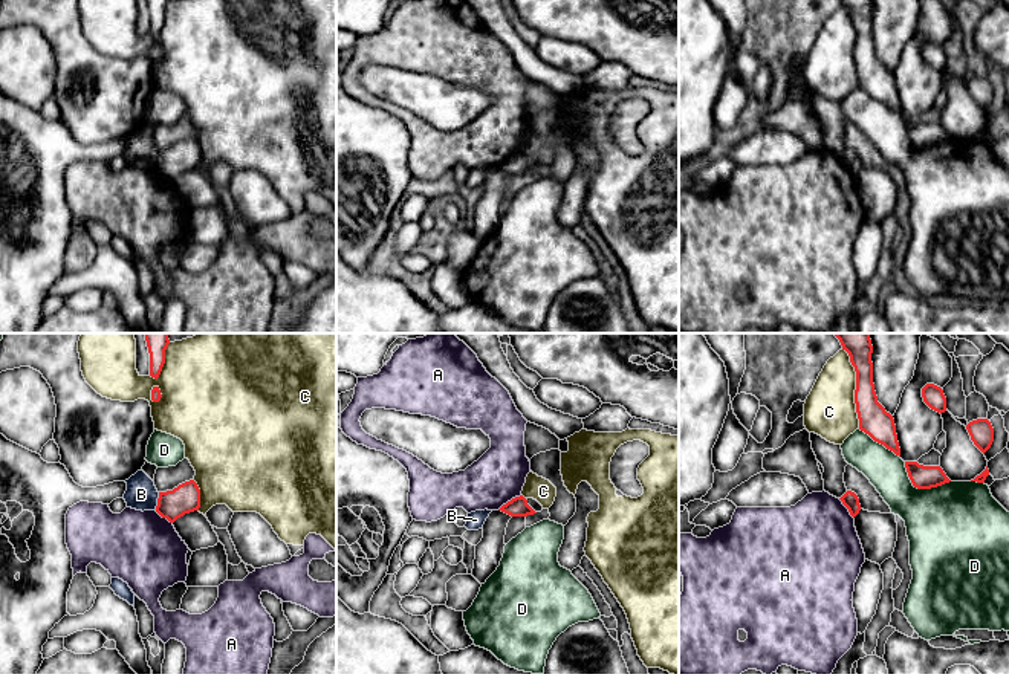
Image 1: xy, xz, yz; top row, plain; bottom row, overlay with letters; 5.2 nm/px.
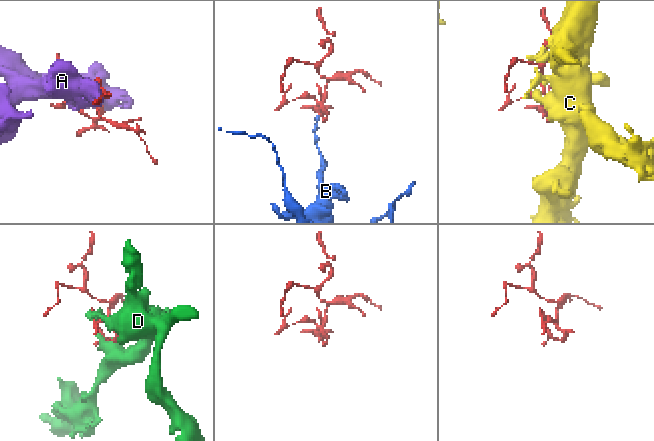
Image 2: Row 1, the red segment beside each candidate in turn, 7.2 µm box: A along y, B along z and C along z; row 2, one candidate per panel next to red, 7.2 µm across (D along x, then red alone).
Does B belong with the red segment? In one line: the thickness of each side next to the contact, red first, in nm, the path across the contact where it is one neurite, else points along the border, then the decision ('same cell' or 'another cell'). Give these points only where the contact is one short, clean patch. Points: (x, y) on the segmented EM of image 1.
160/170 nm | along xy (159, 492), (155, 509) | another cell

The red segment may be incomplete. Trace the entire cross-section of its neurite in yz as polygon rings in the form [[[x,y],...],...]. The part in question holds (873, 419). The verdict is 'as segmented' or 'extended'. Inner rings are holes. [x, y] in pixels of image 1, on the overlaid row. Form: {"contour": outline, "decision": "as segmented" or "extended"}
{"contour": [[[835,333],[856,371],[855,403],[859,429],[900,457],[894,419],[878,402],[873,384],[870,333]]], "decision": "as segmented"}

